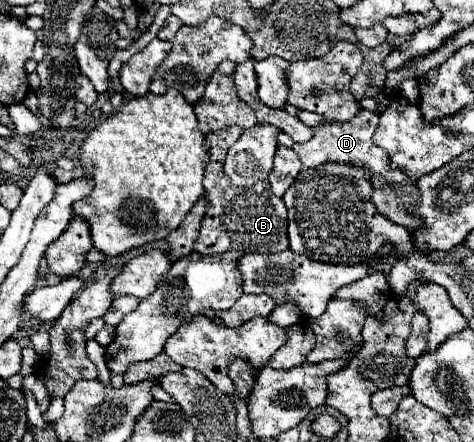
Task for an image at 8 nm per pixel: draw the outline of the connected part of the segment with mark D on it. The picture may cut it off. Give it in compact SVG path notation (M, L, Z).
M362 108L350 122L332 122L316 126L314 136L308 142L296 142L292 150L298 154L304 168L318 168L322 164L348 164L354 168L368 170L372 182L372 204L376 206L376 210L388 220L404 226L408 232L416 232L422 228L422 218L416 212L416 204L420 198L416 180L412 180L406 170L394 168L386 150L370 142L370 136L374 134L378 124L379 116L376 112Z

